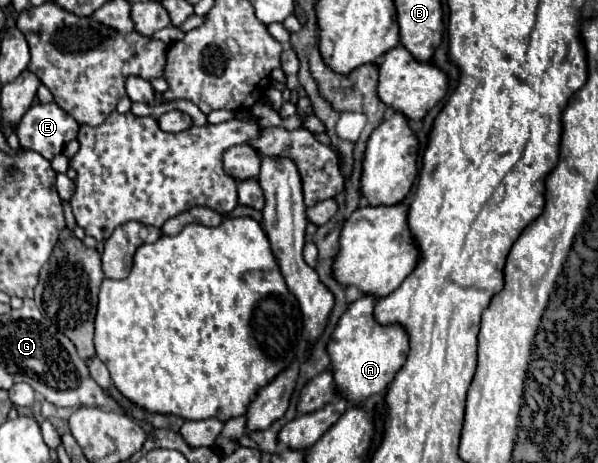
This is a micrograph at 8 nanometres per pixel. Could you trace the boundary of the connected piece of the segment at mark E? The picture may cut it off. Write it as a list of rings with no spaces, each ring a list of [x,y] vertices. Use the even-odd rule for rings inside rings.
[[[36,103],[18,123],[16,135],[22,149],[36,151],[44,159],[52,161],[62,153],[66,143],[76,139],[78,123],[56,103]]]

